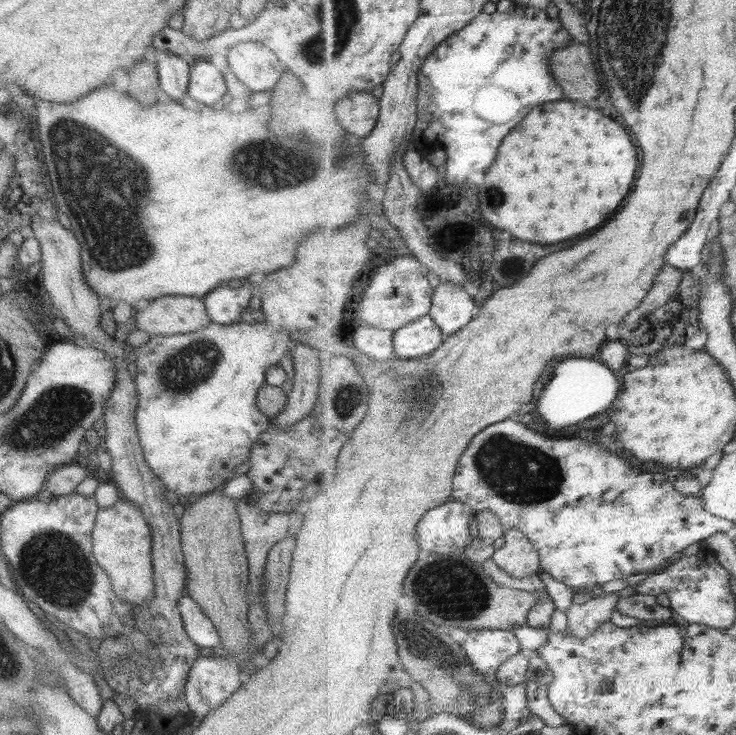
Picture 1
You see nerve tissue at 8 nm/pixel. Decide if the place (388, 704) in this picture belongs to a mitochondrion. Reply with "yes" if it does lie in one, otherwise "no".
no

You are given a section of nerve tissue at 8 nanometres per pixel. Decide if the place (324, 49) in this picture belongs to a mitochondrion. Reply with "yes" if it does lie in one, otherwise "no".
yes

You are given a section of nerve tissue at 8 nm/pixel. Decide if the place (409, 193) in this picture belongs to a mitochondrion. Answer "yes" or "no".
no

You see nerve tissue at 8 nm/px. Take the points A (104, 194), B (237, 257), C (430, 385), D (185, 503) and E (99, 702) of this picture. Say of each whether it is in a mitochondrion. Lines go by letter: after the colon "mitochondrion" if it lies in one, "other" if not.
A: mitochondrion
B: other
C: mitochondrion
D: other
E: other

